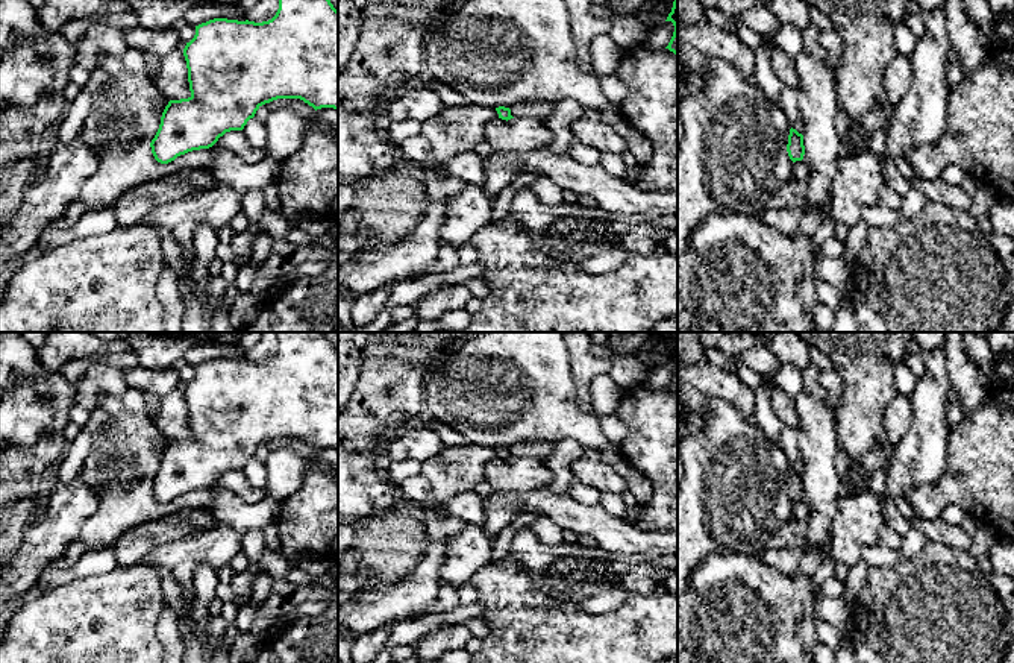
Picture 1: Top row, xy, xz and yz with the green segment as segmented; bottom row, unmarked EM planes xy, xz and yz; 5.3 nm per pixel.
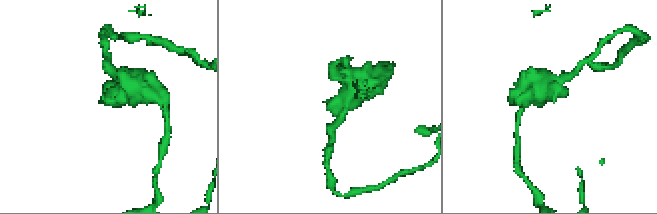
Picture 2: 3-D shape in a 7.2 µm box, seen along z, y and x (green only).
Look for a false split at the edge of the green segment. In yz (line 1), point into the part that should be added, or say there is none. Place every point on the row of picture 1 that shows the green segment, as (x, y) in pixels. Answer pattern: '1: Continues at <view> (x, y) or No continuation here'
1: No continuation here

